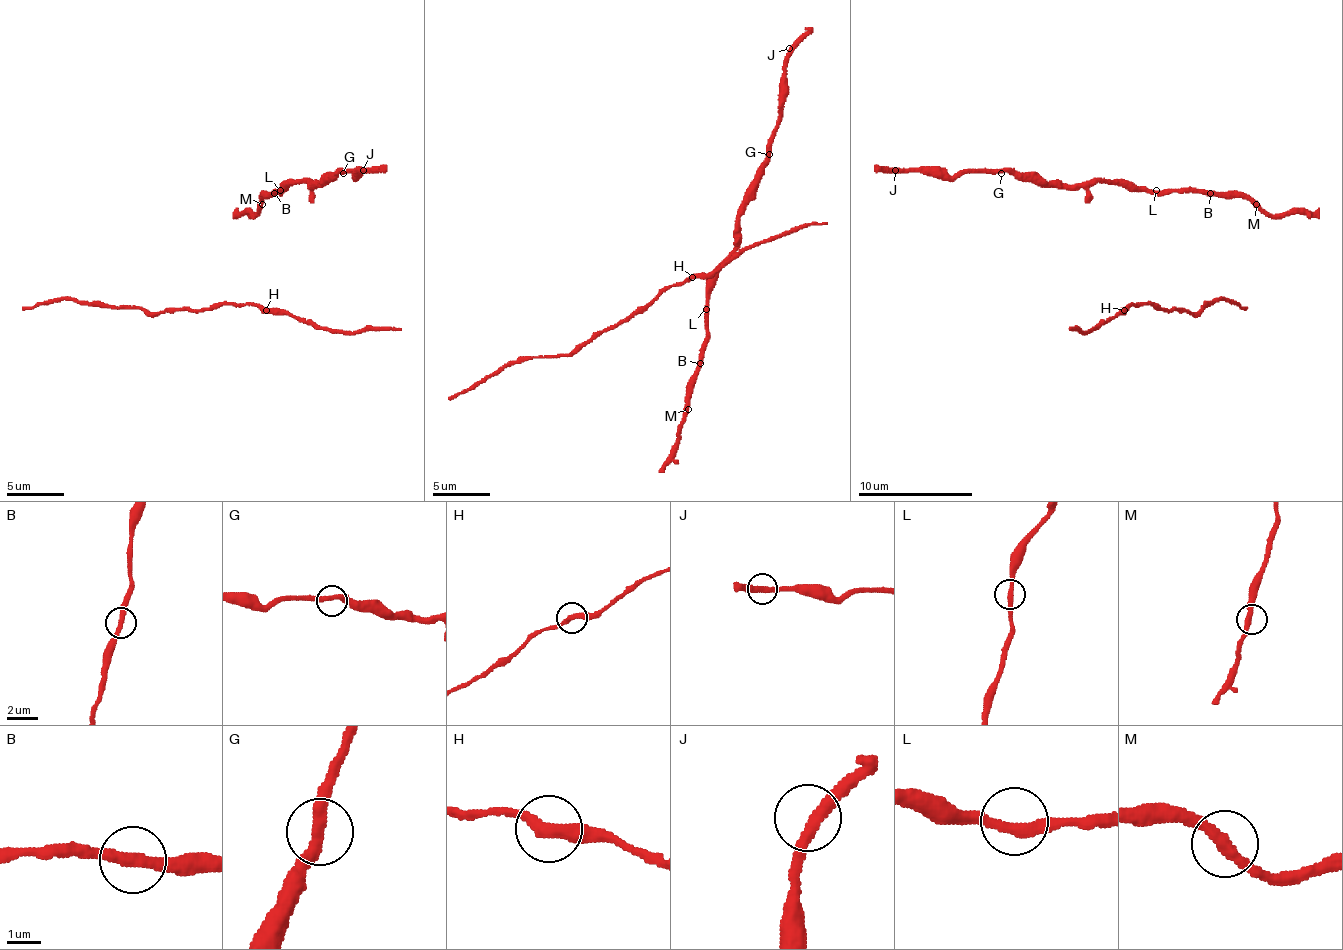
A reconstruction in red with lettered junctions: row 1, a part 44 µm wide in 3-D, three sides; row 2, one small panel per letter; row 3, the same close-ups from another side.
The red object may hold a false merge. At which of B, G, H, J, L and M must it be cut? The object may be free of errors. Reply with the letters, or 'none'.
none

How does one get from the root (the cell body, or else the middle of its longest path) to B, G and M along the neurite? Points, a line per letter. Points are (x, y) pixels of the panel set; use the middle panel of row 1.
B: (706, 309), (706, 349), (700, 363)
G: (706, 309), (708, 280), (714, 269), (734, 249), (737, 209), (760, 163), (769, 154)
M: (706, 309), (706, 349), (691, 389), (688, 409)

